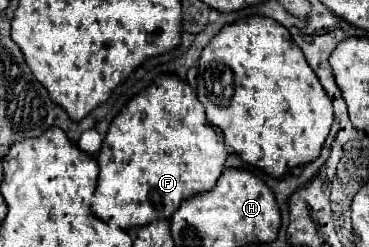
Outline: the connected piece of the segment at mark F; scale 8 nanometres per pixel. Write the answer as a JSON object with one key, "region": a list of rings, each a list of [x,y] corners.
{"region":[[[161,75],[143,93],[135,95],[113,119],[101,153],[97,155],[101,173],[97,189],[91,197],[91,209],[101,221],[113,223],[125,231],[131,227],[149,225],[151,221],[171,219],[185,199],[215,187],[219,175],[223,173],[225,157],[227,145],[223,135],[217,133],[217,129],[205,119],[205,109],[189,83],[177,79],[175,75]]]}

